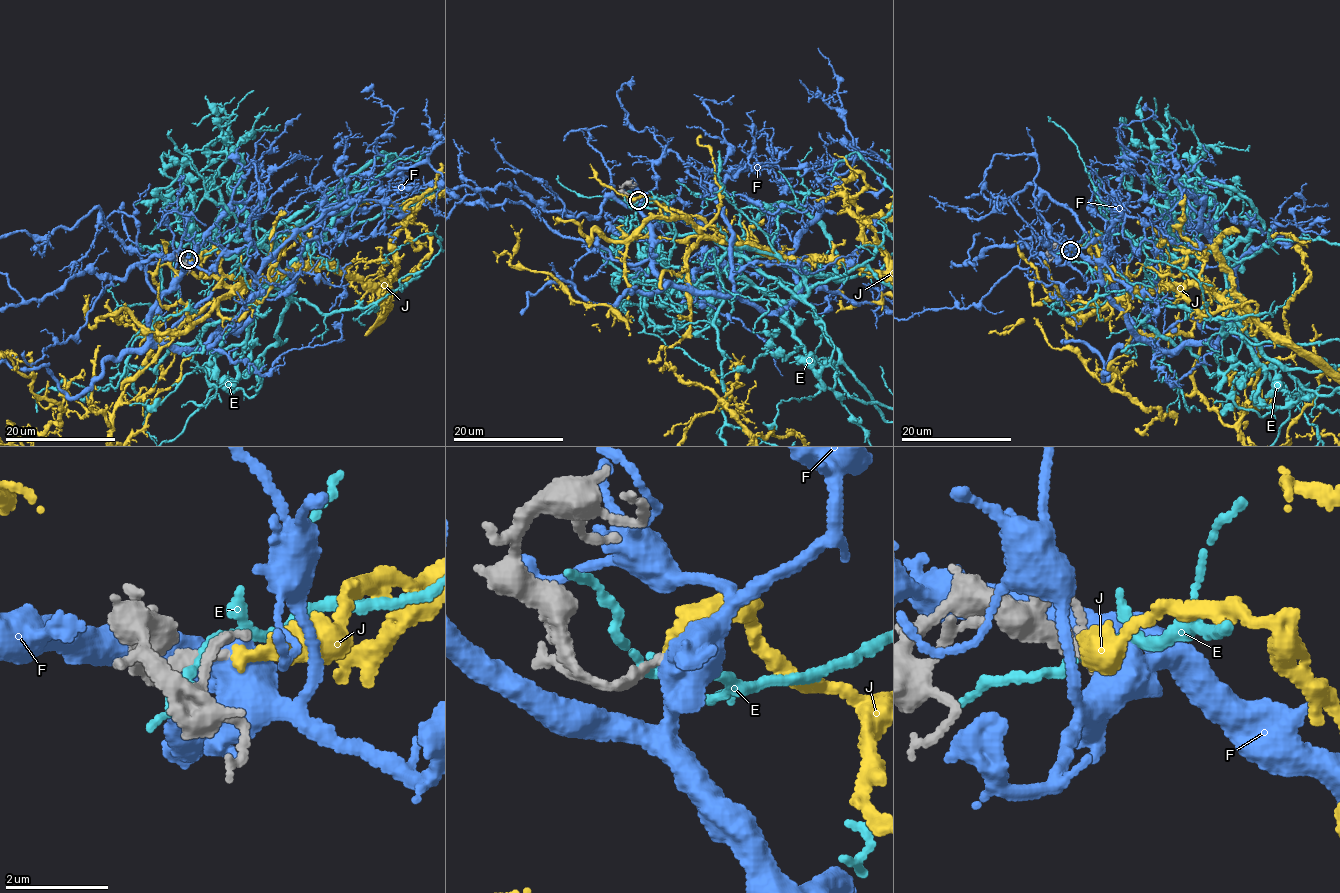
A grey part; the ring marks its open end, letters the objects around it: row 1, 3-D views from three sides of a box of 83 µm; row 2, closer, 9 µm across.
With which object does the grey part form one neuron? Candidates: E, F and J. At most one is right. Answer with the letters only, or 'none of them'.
J

